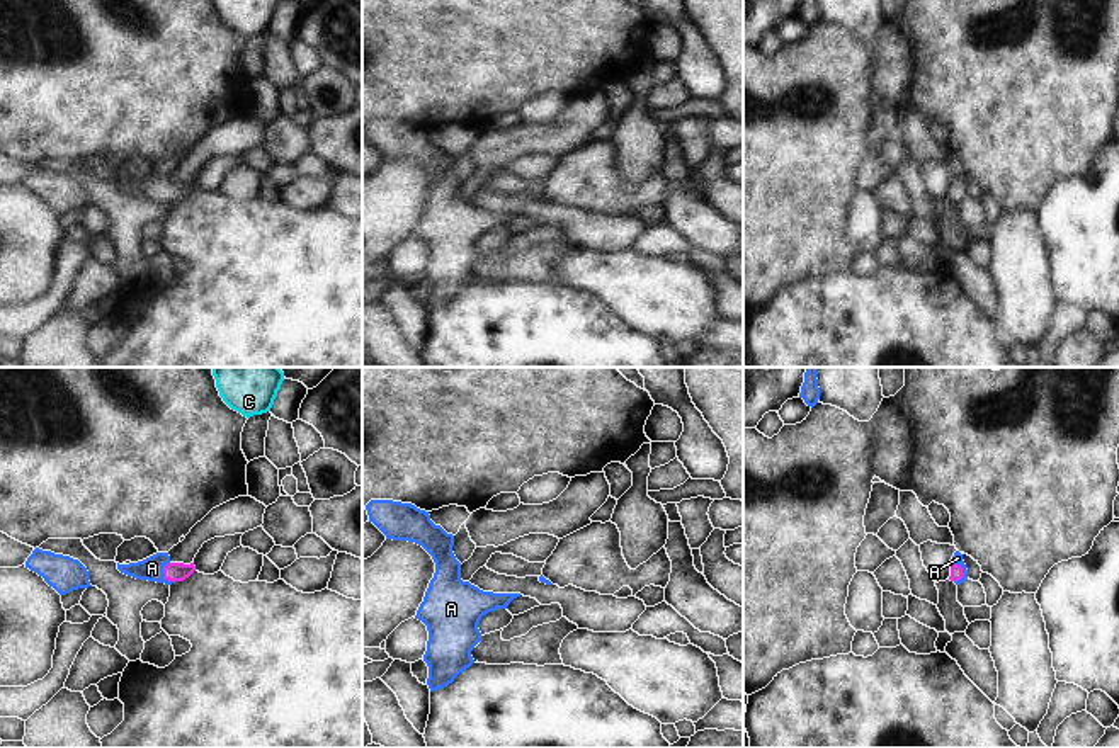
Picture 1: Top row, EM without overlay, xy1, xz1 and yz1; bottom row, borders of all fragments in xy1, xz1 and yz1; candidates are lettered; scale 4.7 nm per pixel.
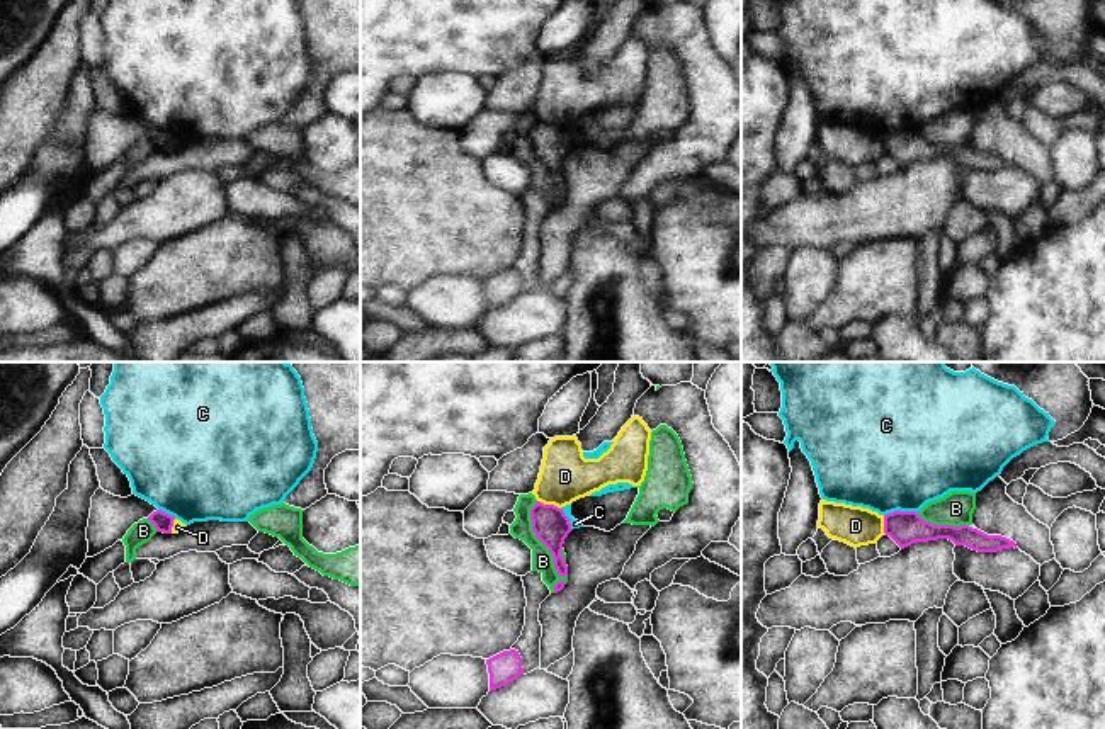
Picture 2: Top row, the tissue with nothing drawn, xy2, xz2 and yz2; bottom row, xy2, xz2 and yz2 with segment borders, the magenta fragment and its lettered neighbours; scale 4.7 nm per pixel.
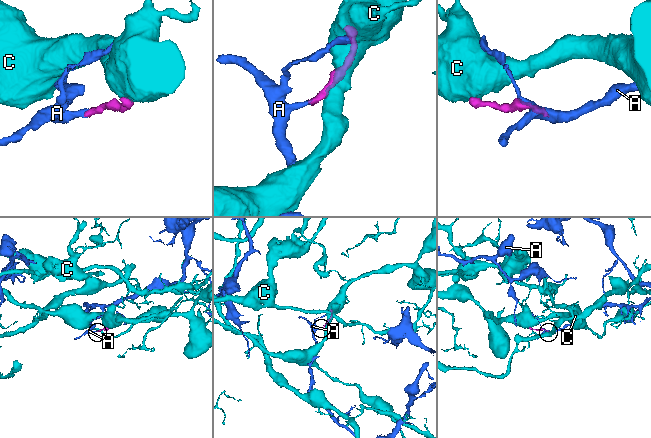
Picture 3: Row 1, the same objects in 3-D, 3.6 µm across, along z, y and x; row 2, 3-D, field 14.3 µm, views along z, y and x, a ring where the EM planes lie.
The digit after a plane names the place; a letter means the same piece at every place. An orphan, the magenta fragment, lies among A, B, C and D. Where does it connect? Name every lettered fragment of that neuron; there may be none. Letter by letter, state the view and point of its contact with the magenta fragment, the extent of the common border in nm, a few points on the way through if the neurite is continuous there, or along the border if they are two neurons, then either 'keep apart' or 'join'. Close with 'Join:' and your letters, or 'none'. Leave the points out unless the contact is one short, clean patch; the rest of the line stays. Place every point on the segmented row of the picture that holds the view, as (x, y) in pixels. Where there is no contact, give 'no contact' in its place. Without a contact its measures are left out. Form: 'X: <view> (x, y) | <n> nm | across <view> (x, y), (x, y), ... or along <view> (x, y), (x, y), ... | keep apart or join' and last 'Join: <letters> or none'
A: xy1 (164, 575) | 110 nm | across xy1 (174, 572), (164, 575), (152, 568) | join
B: xz2 (539, 539) | 380 nm | along xz2 (536, 502), (531, 529), (565, 576) | keep apart
C: yz2 (900, 512) | 160 nm | along yz2 (917, 512), (893, 510), (884, 515) | keep apart
D: xz2 (549, 505) | 130 nm | along xz2 (538, 500), (561, 508) | keep apart
Join: A

